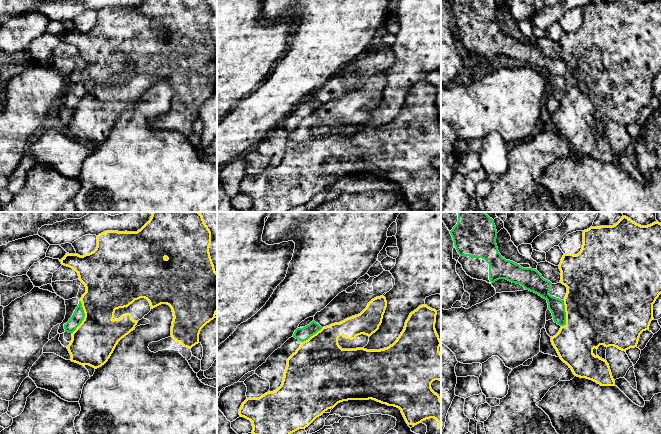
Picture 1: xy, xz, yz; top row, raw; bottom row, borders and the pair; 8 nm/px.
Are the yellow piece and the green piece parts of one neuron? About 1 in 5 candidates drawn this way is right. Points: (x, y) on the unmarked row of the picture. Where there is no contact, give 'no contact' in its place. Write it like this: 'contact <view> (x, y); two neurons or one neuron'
contact xy (84, 93); two neurons

